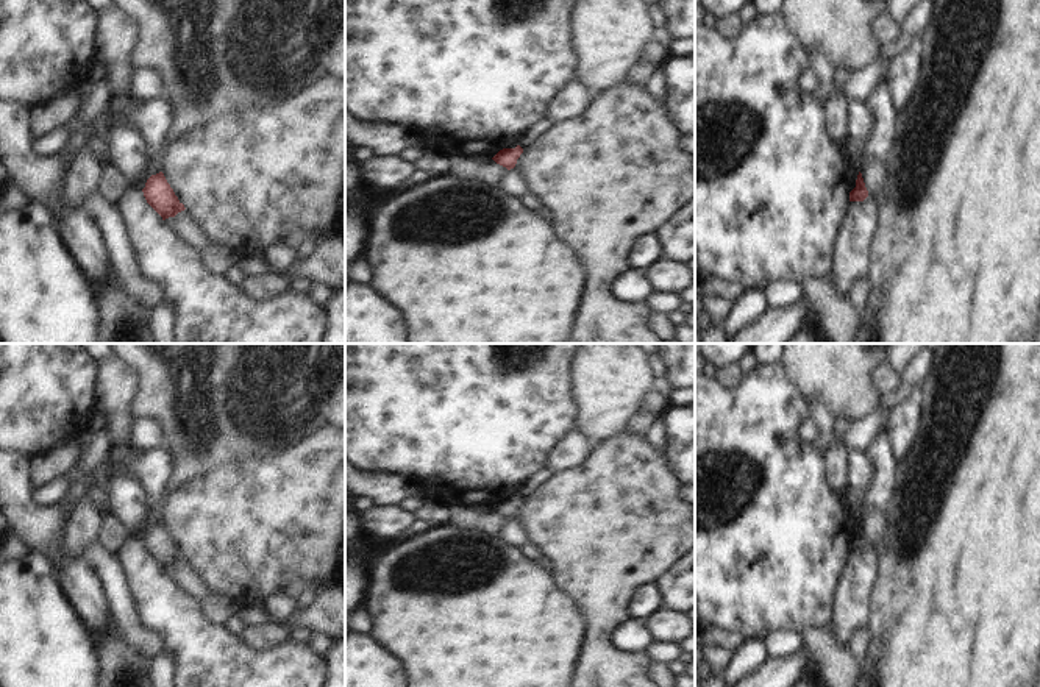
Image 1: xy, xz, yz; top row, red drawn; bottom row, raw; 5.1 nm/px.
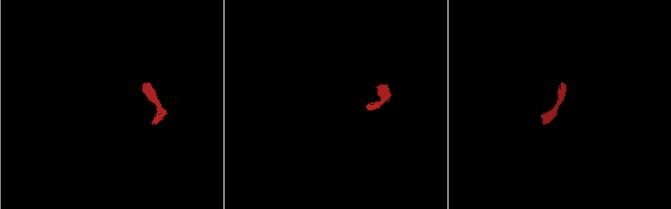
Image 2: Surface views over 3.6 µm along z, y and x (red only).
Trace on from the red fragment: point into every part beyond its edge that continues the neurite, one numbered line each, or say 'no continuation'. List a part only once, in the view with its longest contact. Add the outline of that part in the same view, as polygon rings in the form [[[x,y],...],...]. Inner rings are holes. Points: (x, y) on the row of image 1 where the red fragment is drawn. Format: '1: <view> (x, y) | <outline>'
no continuation

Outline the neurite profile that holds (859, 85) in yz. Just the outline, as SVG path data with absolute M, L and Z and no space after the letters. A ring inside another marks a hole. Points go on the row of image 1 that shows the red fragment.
M923 0L904 20L901 36L892 44L881 44L881 52L867 67L853 72L843 86L834 81L835 67L820 52L812 53L809 69L820 78L814 97L825 105L835 92L848 101L865 101L873 89L885 78L884 64L903 53L906 48L918 44L929 25L934 9L934 0Z

